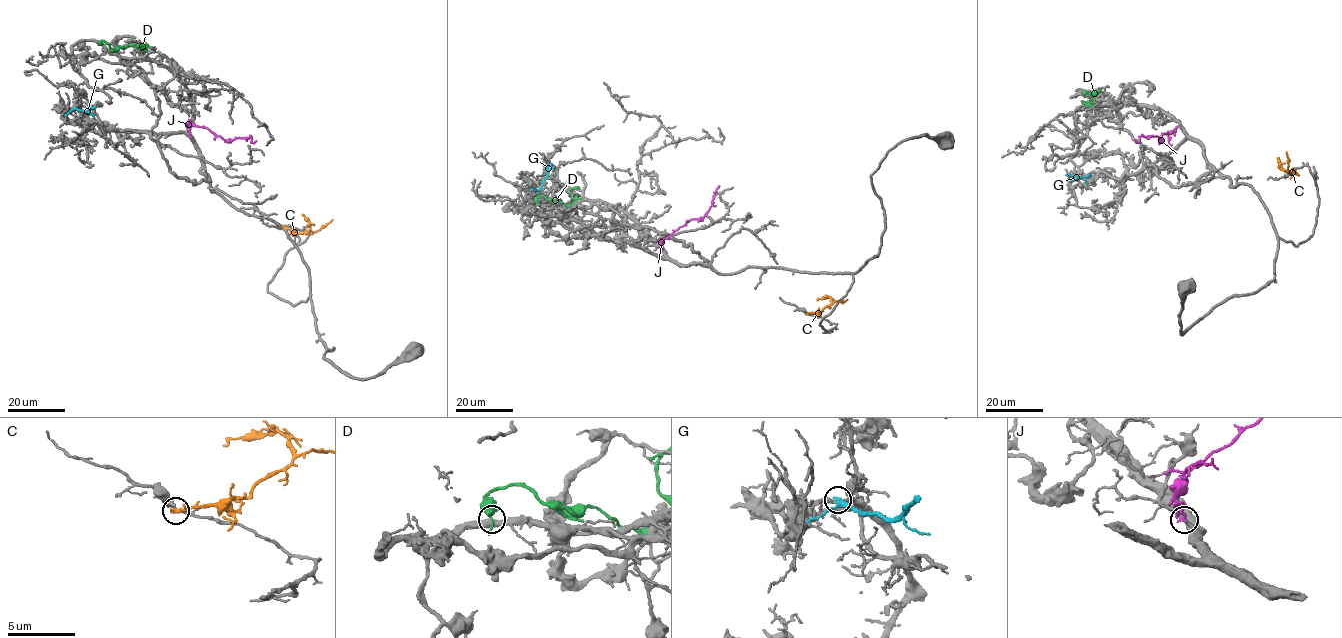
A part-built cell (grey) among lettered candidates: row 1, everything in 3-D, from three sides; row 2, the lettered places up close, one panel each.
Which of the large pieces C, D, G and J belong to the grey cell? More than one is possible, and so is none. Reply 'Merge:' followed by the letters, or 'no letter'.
Merge: J

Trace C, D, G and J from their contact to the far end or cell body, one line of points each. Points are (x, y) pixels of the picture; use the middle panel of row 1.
C: (807, 314), (847, 299)
D: (536, 202), (536, 197), (541, 195), (571, 205), (574, 200), (571, 189), (579, 188)
G: (537, 191), (551, 163)
J: (662, 250), (663, 239), (689, 220), (705, 215), (719, 186)

